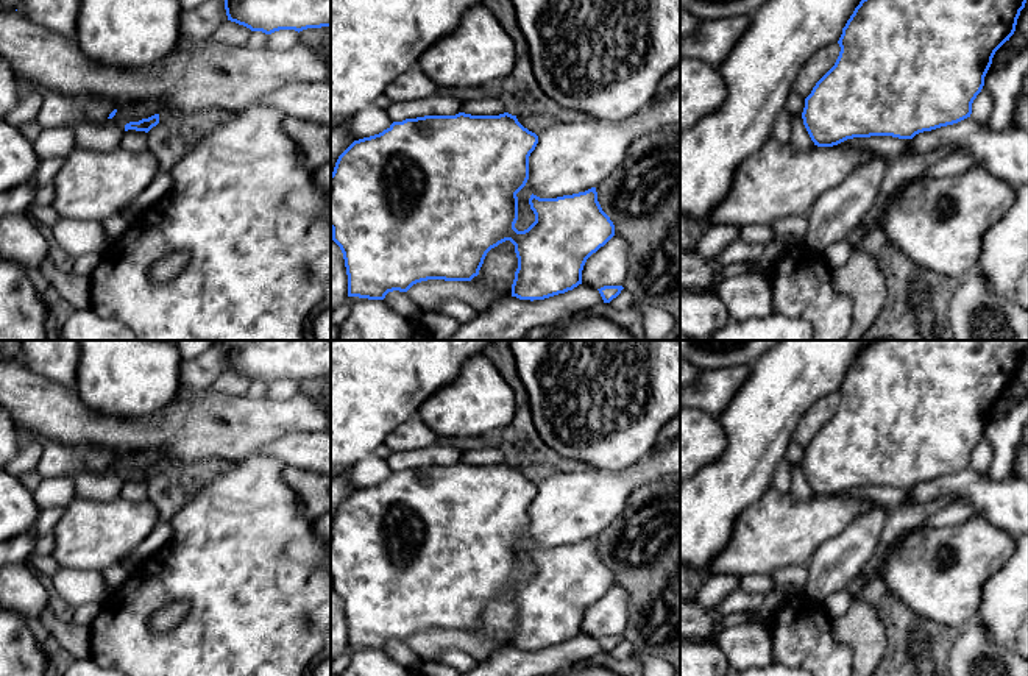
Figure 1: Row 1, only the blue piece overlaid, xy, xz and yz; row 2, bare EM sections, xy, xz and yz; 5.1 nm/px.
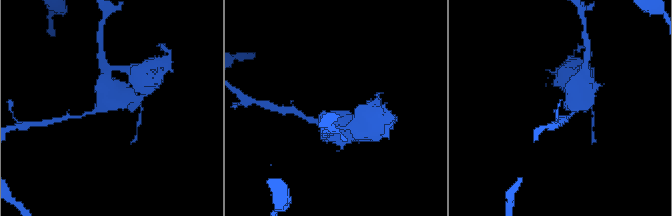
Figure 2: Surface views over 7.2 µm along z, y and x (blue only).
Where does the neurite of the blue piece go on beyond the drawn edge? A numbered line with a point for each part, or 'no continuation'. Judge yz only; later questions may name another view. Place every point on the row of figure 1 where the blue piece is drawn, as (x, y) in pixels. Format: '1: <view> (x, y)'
no continuation

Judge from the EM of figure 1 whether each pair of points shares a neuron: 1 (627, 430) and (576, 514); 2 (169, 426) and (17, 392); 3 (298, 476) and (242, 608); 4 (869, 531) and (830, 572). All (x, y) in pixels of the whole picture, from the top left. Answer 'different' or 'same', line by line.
1: different
2: same
3: different
4: same

